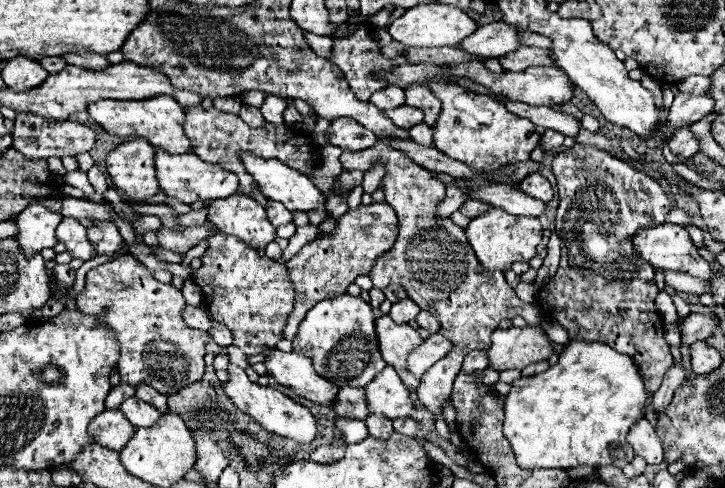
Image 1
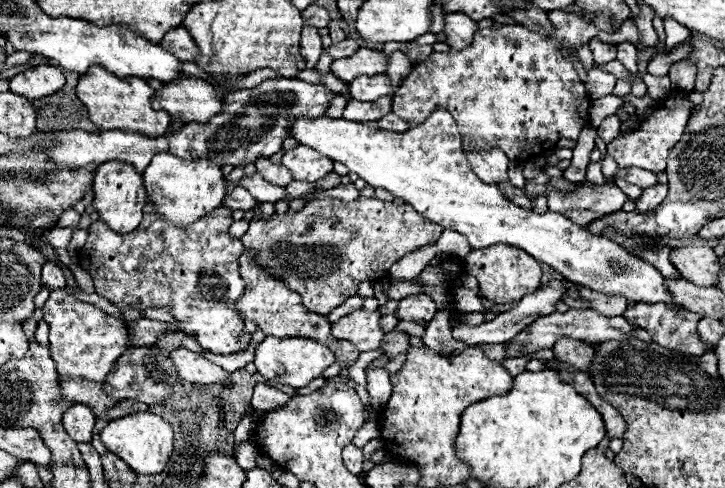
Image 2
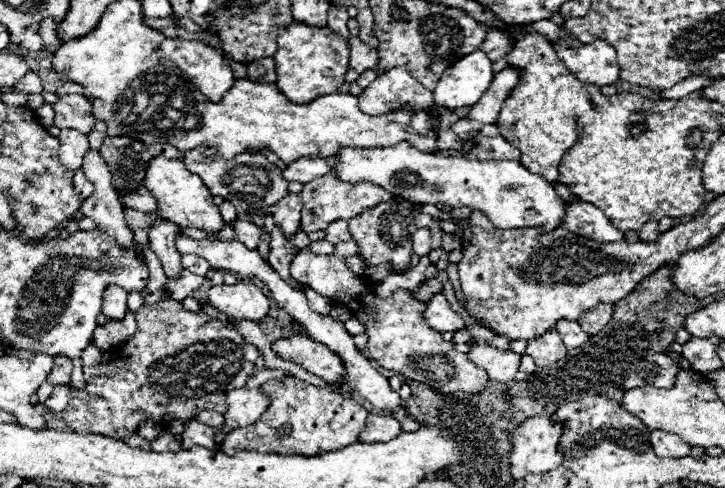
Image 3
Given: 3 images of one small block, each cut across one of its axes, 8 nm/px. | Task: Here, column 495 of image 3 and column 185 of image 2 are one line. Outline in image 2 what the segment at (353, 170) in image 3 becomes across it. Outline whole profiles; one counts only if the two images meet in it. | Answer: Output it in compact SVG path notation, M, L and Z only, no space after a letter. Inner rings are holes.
M166 152L156 154L144 170L144 186L158 214L178 226L192 224L200 216L206 216L214 208L222 206L226 196L226 178L222 174L222 166L212 164L212 160L182 160Z

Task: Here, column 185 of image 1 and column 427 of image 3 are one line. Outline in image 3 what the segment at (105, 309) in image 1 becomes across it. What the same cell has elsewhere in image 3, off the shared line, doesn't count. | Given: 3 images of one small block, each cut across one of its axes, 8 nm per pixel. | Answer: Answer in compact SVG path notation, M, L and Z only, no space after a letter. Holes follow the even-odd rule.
M308 248L294 256L290 274L294 280L314 288L334 304L346 306L364 324L364 334L368 336L366 350L370 352L370 358L376 360L384 370L402 372L406 378L422 382L428 388L434 388L434 392L442 394L452 394L458 390L466 394L478 394L486 390L486 370L478 368L466 352L458 352L452 342L442 338L442 332L434 332L434 328L422 320L422 312L426 310L428 302L414 300L412 290L396 290L388 298L378 298L372 284L354 274L346 266L344 258L334 254L318 256Z

